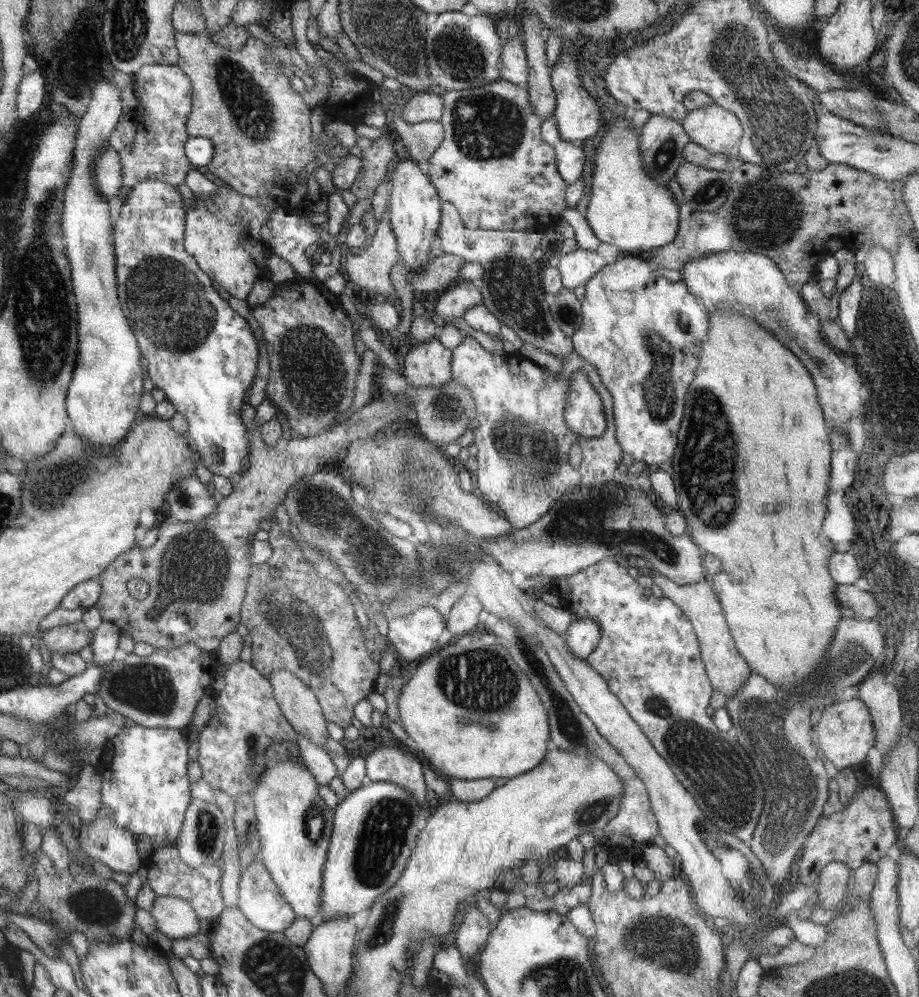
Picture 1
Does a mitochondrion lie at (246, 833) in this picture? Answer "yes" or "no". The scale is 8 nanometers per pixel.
yes

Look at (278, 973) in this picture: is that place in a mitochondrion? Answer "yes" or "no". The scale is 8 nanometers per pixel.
yes

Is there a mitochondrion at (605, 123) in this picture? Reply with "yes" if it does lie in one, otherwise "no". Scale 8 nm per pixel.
no

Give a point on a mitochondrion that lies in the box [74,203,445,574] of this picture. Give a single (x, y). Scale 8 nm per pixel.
(167, 304)

